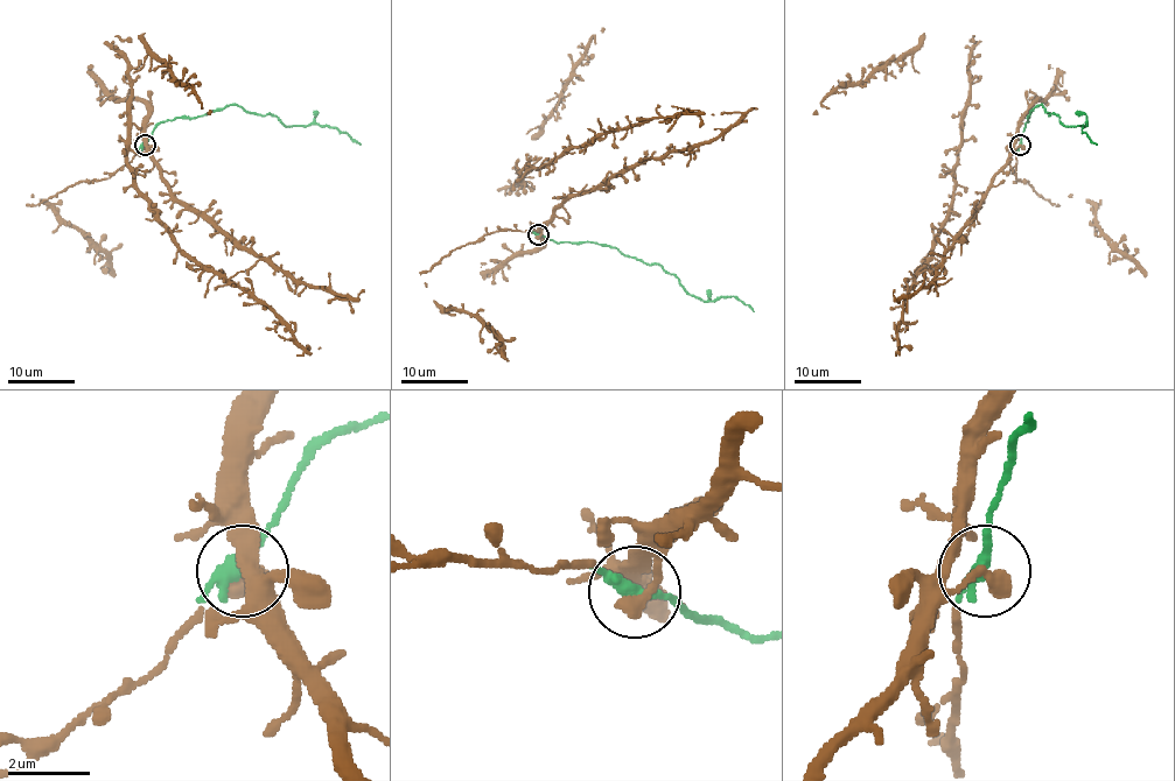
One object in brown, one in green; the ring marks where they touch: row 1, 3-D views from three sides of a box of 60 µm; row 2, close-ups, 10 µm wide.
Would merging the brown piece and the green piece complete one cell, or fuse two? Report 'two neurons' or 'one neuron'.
one neuron

